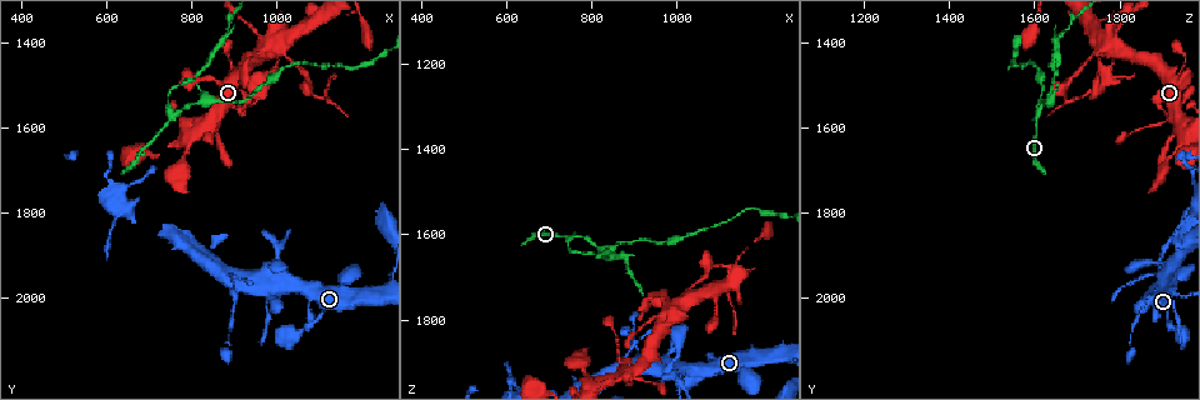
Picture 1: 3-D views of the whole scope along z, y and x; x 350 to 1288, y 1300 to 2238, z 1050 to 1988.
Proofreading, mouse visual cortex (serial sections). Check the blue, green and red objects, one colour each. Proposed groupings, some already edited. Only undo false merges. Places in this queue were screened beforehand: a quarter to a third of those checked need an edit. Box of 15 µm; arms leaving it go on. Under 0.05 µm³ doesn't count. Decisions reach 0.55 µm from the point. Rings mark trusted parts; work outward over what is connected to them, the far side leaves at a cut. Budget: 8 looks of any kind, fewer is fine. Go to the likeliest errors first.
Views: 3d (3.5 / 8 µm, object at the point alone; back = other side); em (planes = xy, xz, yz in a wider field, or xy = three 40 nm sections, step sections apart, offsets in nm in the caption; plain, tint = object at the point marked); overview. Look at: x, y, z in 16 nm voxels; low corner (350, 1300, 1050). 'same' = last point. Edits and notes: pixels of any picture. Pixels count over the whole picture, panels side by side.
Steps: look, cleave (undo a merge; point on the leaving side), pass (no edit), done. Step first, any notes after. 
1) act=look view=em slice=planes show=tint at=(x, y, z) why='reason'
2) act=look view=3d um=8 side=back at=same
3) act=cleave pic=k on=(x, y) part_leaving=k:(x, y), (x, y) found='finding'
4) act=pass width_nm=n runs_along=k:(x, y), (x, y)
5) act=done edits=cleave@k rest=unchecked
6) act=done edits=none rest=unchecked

act=look view=3d um=8 at=(755, 1575, 1600) why='a fork'

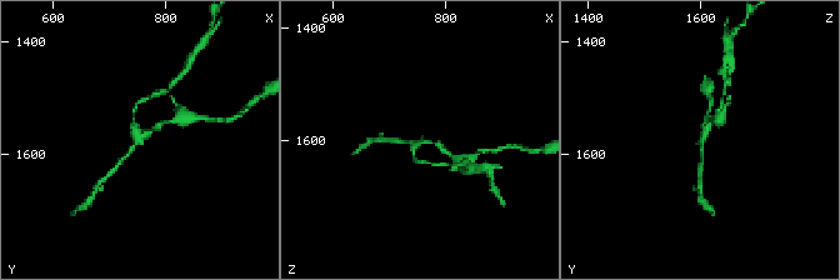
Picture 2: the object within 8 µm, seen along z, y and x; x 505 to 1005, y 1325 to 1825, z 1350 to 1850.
act=look view=3d um=3.5 at=(750, 1575, 1605)

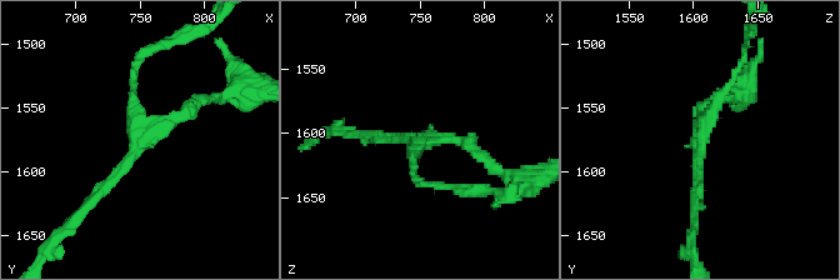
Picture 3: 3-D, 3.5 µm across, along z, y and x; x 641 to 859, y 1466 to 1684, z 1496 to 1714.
act=look view=em slice=planes show=tint at=(750, 1574, 1604)

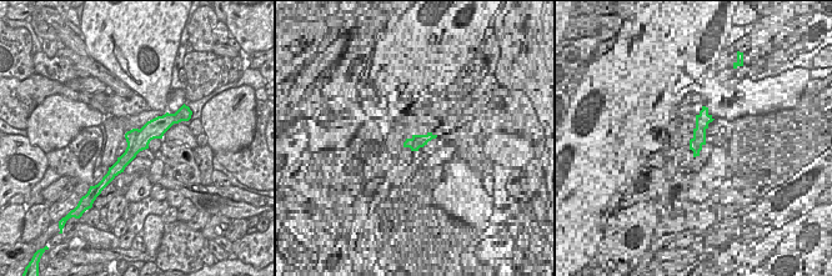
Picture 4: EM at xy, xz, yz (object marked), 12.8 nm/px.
act=cleave pic=3 on=(176, 39) border=4:(139, 130), (129, 160), (123, 164) found='two cells meet here'

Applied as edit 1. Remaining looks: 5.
act=look view=overview why='see it whole again'

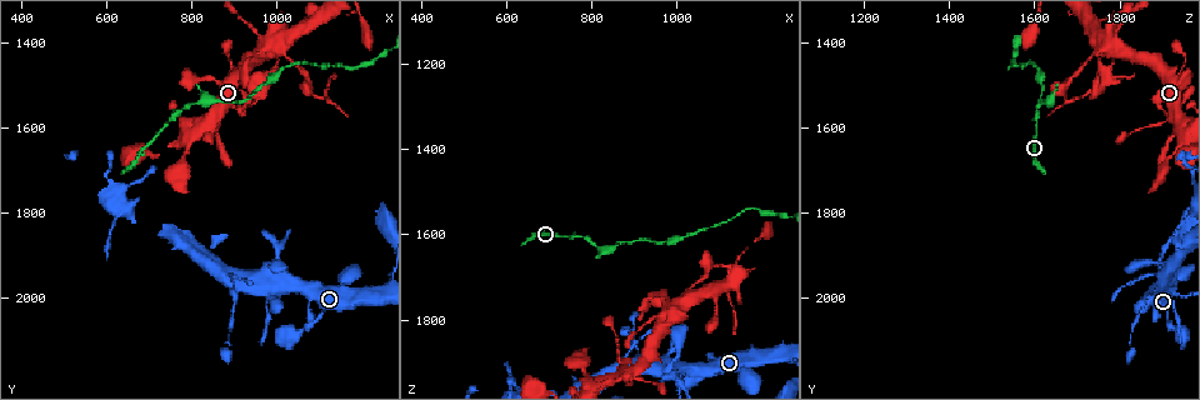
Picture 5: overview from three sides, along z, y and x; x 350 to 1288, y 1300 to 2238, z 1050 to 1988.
act=look view=3d um=3.5 at=(915, 1985, 1880) why='sudden change in width'

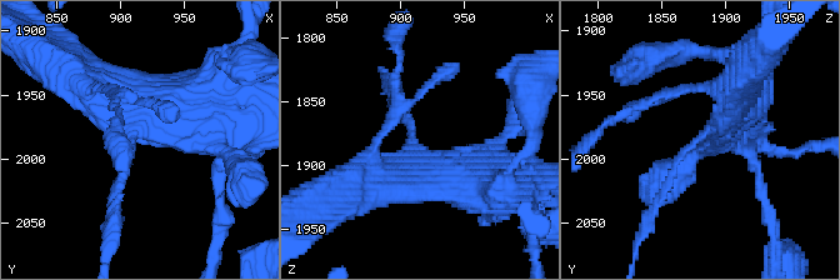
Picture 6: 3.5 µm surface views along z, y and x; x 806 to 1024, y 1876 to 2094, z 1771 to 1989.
act=look view=em slice=xy step=3 show=tint at=(910, 1988, 1876) arm_widths_nm=150,450 why='now the EM'

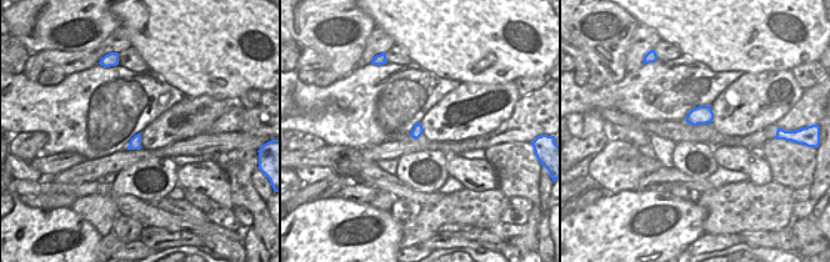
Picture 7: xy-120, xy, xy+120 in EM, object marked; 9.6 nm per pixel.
act=look view=em slice=xy step=5 show=tint at=same why='cut it another way'

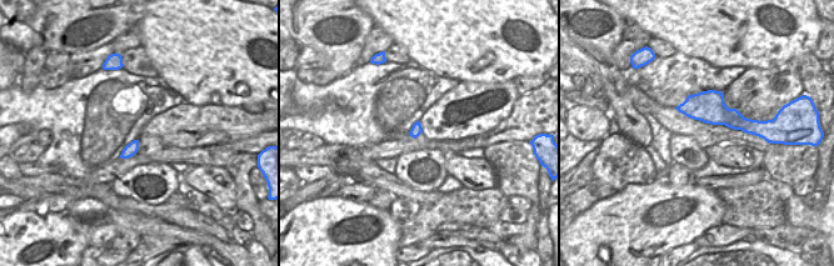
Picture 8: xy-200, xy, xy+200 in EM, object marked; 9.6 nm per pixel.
act=pass runs_along=6:(733, 114), (681, 155), (653, 209) found='one cell here'

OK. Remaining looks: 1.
act=done edits=cleave@3 rest=unchecked

